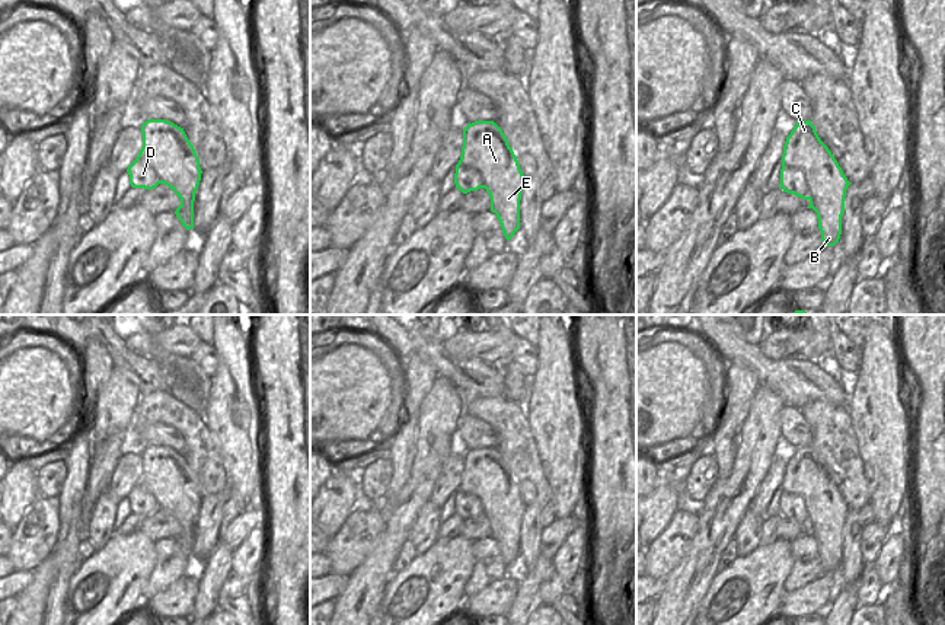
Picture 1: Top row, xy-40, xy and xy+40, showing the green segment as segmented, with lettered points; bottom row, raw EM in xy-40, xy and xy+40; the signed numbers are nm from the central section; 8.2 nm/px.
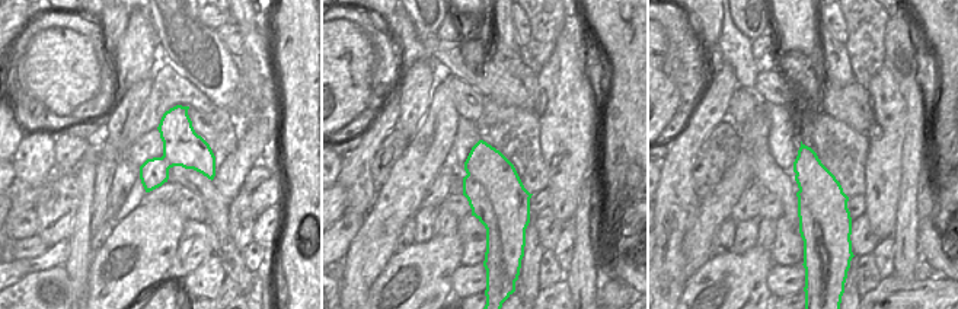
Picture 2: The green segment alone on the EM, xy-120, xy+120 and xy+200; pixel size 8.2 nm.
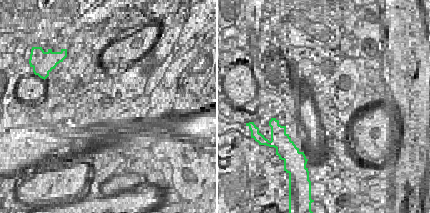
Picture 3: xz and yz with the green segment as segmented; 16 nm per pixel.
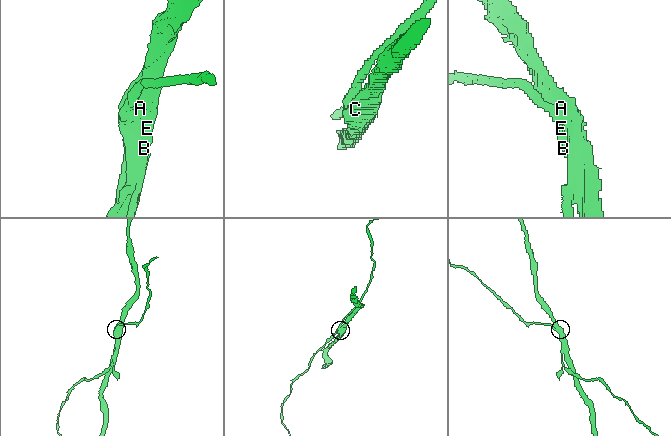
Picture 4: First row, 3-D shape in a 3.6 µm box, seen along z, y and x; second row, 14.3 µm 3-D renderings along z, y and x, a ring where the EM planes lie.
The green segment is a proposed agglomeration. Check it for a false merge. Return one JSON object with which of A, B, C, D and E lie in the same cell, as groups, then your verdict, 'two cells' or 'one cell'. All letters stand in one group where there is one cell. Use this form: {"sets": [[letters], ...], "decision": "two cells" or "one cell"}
{"sets": [["A", "C"], ["B", "D", "E"]], "decision": "two cells"}

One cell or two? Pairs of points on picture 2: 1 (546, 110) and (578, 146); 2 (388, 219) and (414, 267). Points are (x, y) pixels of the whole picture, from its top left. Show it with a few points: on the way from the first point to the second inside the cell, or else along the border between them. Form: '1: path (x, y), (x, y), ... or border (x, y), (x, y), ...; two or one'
1: border (567, 98), (567, 142), (562, 146), (565, 166); two
2: border (395, 252), (374, 280); two

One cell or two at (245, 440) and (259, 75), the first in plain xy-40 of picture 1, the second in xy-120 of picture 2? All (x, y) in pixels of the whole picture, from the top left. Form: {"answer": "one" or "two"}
{"answer": "one"}

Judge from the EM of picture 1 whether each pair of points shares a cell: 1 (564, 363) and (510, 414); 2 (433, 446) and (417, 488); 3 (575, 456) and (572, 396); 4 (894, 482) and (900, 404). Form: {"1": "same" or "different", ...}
{"1": "different", "2": "same", "3": "same", "4": "same"}

